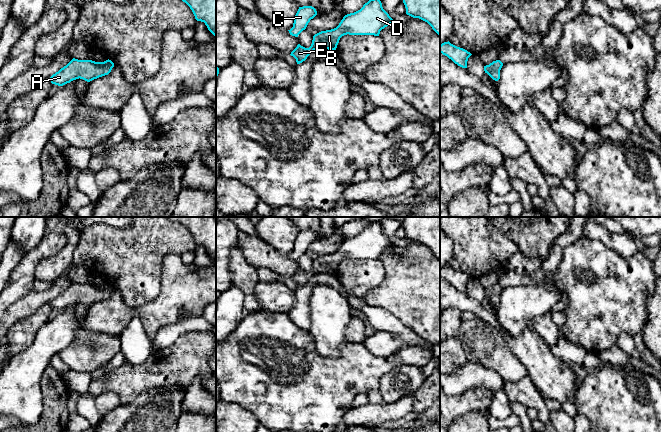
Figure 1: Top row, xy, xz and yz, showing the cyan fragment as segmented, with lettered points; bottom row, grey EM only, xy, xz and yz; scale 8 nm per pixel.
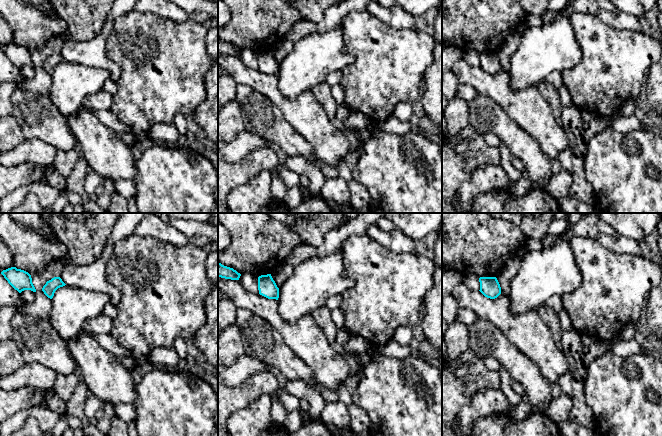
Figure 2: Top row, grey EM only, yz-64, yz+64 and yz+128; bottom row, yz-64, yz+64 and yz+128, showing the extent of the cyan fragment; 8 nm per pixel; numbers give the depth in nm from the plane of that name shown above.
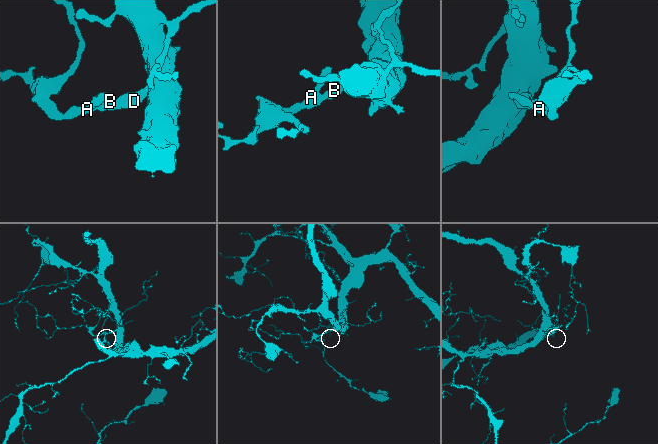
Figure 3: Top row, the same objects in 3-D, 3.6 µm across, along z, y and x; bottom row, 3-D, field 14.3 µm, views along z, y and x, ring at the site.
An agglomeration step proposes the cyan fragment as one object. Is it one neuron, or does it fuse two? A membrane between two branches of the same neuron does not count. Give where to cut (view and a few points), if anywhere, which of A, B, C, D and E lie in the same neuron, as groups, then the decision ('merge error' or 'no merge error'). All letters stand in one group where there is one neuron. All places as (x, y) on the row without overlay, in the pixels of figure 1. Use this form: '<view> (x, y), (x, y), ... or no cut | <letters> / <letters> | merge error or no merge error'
no cut | A B C D E | no merge error

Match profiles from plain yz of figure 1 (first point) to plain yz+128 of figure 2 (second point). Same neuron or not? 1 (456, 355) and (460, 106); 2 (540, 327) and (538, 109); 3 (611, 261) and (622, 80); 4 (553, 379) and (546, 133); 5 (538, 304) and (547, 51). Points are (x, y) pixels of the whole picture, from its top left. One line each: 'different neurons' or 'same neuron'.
1: same neuron
2: different neurons
3: same neuron
4: same neuron
5: same neuron

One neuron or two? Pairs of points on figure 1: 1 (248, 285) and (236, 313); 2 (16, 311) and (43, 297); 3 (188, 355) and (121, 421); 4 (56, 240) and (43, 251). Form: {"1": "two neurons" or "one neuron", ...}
{"1": "two neurons", "2": "one neuron", "3": "two neurons", "4": "one neuron"}

